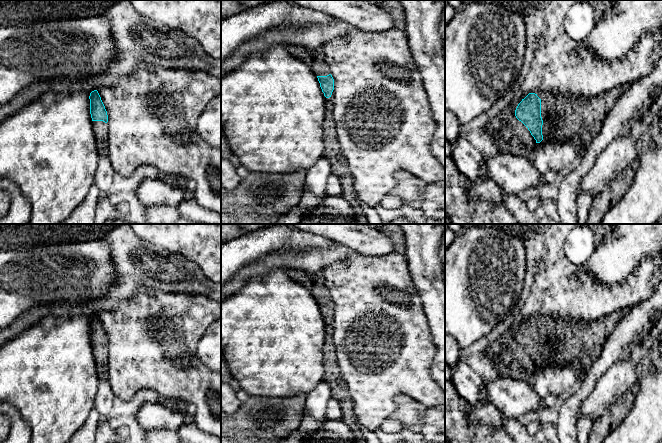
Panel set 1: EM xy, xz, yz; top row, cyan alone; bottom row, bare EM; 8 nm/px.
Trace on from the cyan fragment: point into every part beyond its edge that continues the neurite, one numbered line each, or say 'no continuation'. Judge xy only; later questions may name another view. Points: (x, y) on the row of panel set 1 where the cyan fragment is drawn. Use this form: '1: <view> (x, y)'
1: xy (100, 128)

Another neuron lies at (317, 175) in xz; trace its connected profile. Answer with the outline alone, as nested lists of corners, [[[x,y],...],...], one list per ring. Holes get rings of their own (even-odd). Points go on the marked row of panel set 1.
[[[321,157],[306,170],[304,186],[320,200],[326,196],[327,181],[332,174],[331,164],[328,159]]]

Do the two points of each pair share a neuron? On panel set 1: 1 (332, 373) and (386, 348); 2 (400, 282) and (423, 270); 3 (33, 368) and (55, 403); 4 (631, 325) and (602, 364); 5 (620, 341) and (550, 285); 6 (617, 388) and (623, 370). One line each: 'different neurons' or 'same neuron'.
1: different neurons
2: different neurons
3: same neuron
4: same neuron
5: different neurons
6: same neuron

